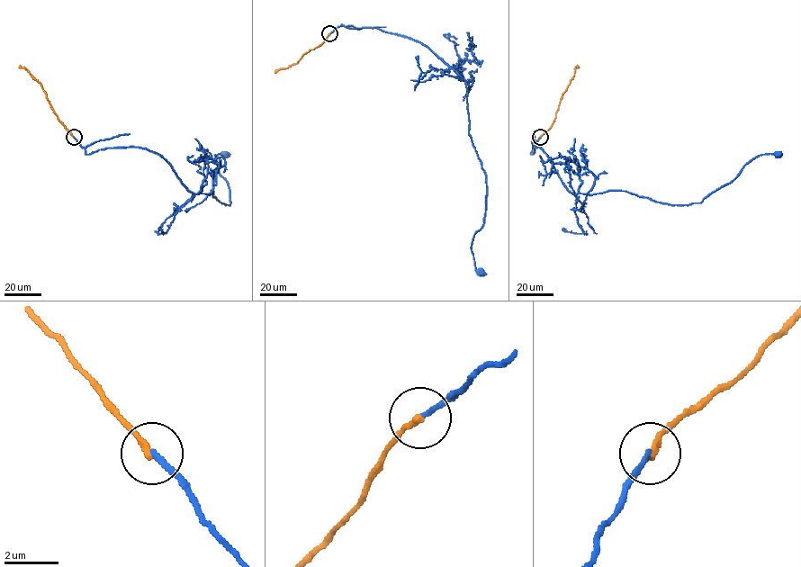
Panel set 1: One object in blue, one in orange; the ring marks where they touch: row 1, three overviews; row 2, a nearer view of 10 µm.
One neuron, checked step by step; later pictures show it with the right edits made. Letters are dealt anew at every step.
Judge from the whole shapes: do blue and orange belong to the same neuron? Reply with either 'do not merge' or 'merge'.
do not merge

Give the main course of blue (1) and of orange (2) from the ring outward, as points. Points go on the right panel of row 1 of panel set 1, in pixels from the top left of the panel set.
1: (540, 138), (532, 154), (539, 147), (572, 193), (625, 191), (670, 205), (700, 202), (752, 158), (778, 155)
2: (540, 138), (551, 126), (562, 94), (574, 76), (575, 67), (578, 67)

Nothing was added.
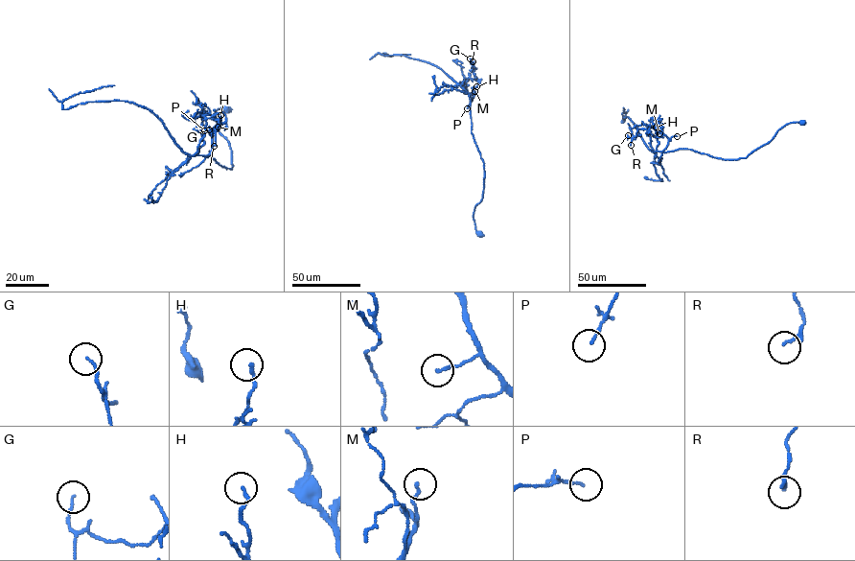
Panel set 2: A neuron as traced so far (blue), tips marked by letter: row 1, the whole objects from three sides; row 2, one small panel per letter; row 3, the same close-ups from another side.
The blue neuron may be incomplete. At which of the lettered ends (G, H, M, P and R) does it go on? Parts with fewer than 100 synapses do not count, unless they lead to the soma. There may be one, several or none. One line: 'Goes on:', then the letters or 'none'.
Goes on: none

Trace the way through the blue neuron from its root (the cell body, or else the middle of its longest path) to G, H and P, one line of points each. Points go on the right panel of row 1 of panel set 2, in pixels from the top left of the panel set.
G: (802, 123), (784, 126), (767, 143), (736, 159), (690, 150), (654, 151), (650, 125), (648, 130), (628, 135)
H: (802, 123), (784, 126), (767, 143), (736, 159), (690, 150), (663, 151), (669, 139), (658, 137), (656, 127)
P: (802, 123), (784, 126), (767, 143), (736, 159), (690, 150), (663, 151), (668, 140), (677, 136)

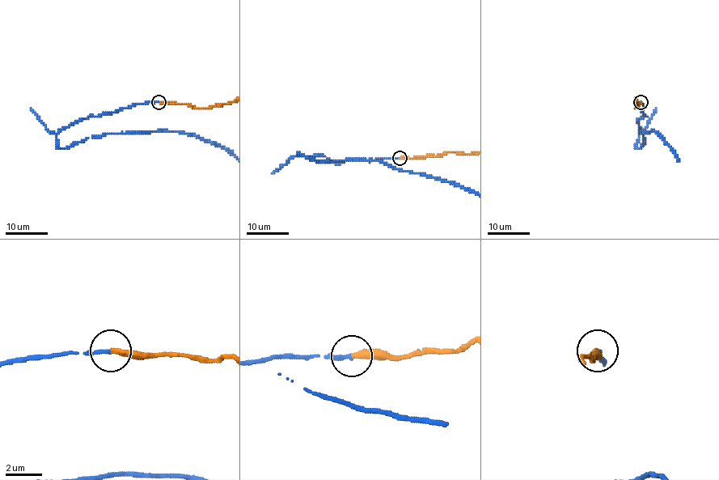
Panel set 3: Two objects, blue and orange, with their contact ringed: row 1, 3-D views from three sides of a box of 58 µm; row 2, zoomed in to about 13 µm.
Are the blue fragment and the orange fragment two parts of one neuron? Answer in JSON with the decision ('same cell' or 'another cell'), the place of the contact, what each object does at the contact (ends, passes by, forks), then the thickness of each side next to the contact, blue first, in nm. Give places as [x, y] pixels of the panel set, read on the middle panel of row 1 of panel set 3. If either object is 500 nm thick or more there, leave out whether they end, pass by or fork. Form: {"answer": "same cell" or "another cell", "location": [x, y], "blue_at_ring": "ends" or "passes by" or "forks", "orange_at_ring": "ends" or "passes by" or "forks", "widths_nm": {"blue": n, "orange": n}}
{"answer": "same cell", "location": [399, 158], "blue_at_ring": "ends", "orange_at_ring": "ends", "widths_nm": {"blue": 200, "orange": 320}}

